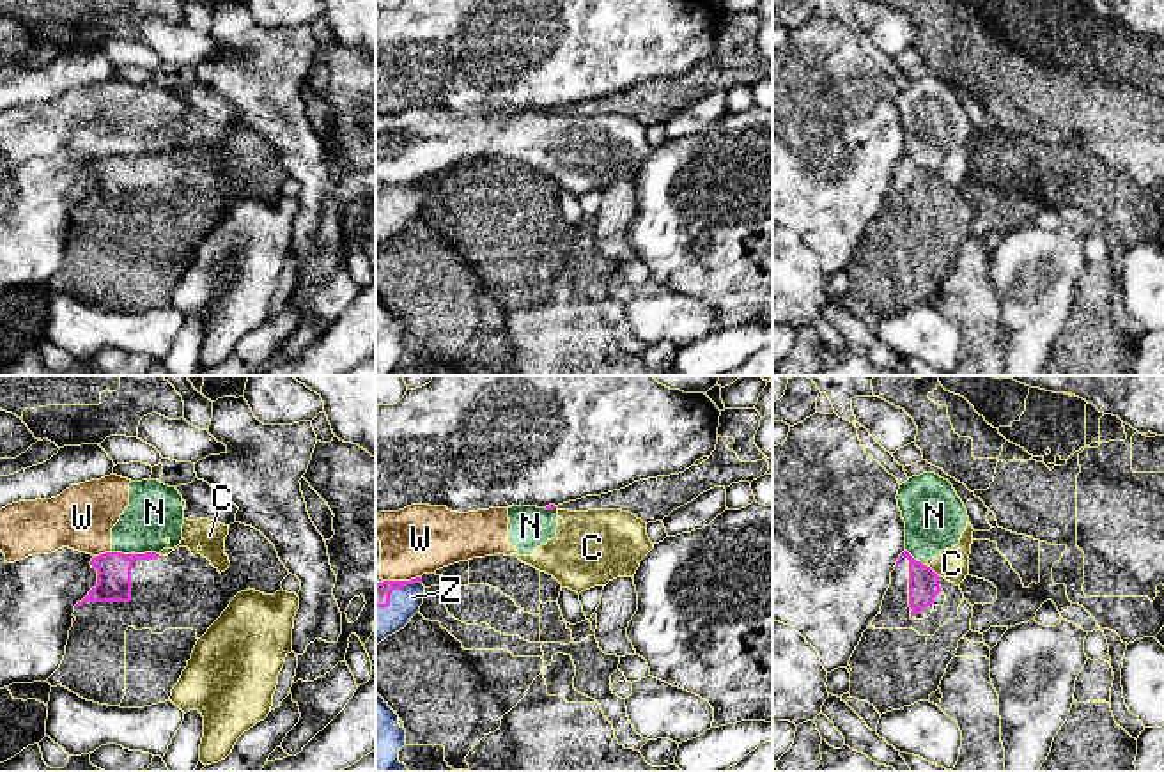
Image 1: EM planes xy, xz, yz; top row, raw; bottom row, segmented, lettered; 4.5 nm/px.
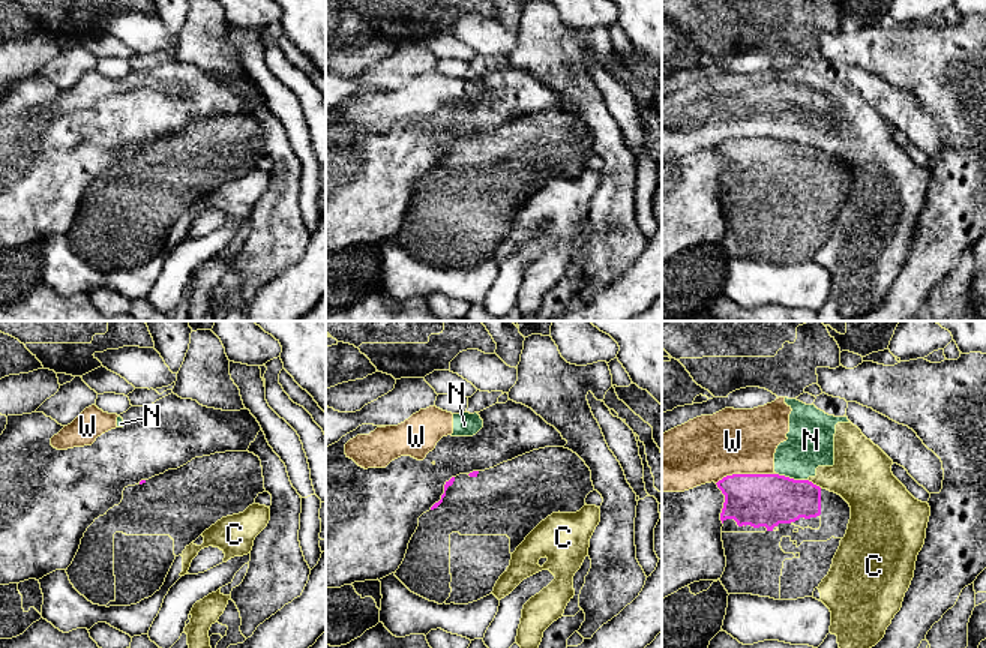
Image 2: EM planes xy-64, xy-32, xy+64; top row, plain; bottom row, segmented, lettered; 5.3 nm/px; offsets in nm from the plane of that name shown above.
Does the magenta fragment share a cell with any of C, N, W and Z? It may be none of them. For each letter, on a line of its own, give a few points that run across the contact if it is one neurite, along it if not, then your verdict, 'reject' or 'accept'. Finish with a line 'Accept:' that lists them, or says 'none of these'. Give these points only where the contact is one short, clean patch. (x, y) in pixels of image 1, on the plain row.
C: line yz (922, 167), (938, 179); reject
N: line xy (112, 154), (158, 158); reject
W: reject
Z: reject
Accept: none of these

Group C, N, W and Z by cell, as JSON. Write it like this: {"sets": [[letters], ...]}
{"sets": [["C", "N", "W"], ["Z"]]}

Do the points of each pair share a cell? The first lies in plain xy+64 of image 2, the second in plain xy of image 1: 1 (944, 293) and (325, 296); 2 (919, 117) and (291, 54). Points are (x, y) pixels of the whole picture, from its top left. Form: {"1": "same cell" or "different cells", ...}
{"1": "same cell", "2": "same cell"}

